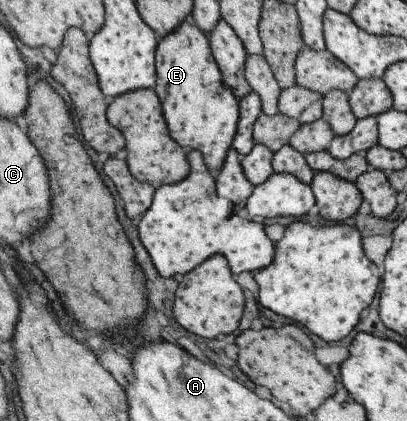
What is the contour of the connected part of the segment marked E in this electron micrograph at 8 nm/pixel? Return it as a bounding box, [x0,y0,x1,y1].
[152,19,239,170]

